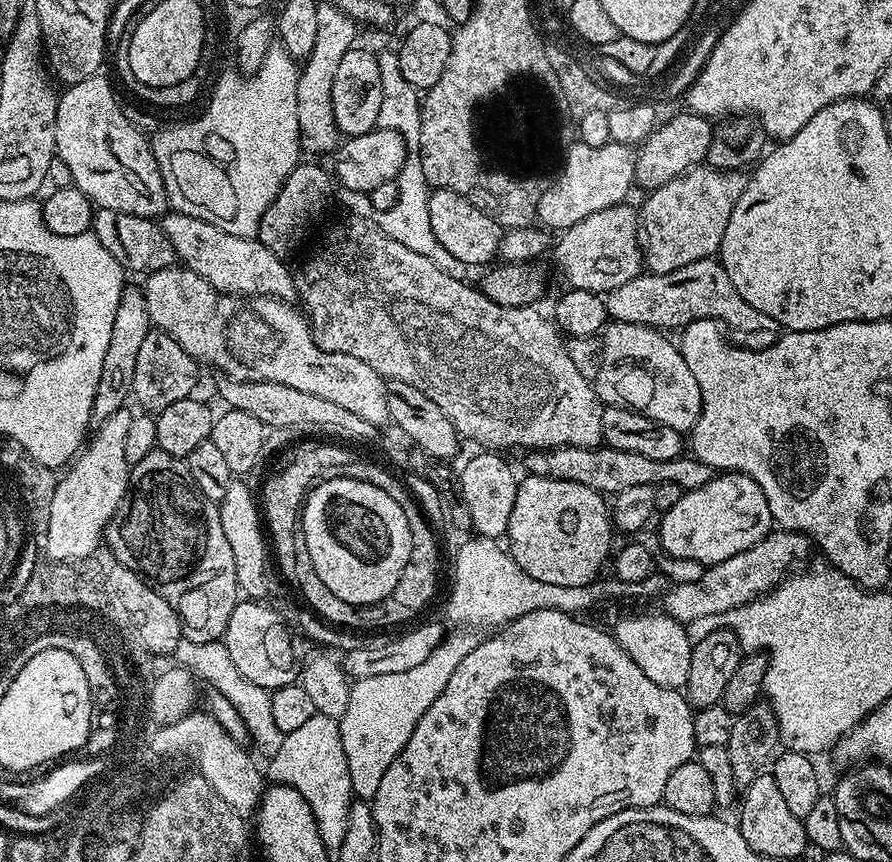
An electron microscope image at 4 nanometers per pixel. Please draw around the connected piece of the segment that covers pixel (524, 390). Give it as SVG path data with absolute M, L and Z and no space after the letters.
M352 216L349 220L334 225L313 246L312 253L301 262L300 269L295 269L294 279L296 281L296 295L299 303L304 303L305 309L303 308L303 311L306 313L312 337L316 339L318 347L327 352L350 354L354 358L366 362L366 366L370 366L379 376L383 376L385 381L401 380L418 390L422 390L422 394L426 394L426 398L430 398L430 402L434 402L434 406L438 406L442 410L442 414L446 414L446 418L450 418L457 433L465 441L477 440L480 446L488 450L504 450L500 448L524 448L523 450L595 448L603 441L602 414L605 405L601 404L600 399L594 394L590 382L586 382L586 378L582 378L582 374L578 374L578 366L574 366L574 358L570 358L565 337L559 331L554 330L553 321L549 317L548 321L539 312L539 307L515 308L492 302L490 298L483 295L479 287L471 288L471 283L458 278L450 278L450 274L446 274L446 270L434 266L434 262L430 262L430 258L426 258L422 254L414 254L414 250L402 246L402 242L394 242L394 238L390 238L390 234L382 231L375 219L367 220L364 216Z

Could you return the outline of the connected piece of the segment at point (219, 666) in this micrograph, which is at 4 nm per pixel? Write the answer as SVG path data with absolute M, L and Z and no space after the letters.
M180 639L174 653L175 663L181 668L187 668L193 673L197 681L207 684L207 687L218 690L222 698L226 698L233 704L234 710L242 716L242 722L246 724L246 730L251 743L256 743L258 751L264 758L272 757L273 754L282 746L285 733L274 726L274 714L270 714L270 692L269 689L258 686L250 682L250 678L242 678L238 674L238 666L230 658L230 650L226 650L223 642L190 642Z

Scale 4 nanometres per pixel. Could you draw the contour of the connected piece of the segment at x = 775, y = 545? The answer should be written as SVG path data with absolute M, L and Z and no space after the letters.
M773 530L754 546L750 546L750 550L734 554L734 558L726 558L726 562L707 565L698 582L672 584L664 596L662 610L667 616L685 626L698 618L721 617L732 608L749 604L752 600L759 600L765 592L771 592L793 569L800 566L795 564L800 564L807 558L808 547L810 547L808 537L800 532Z

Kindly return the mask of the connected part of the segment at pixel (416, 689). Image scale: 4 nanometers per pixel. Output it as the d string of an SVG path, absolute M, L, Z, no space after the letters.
M456 632L445 635L444 640L432 654L418 666L398 674L381 674L374 677L362 677L352 684L350 703L346 714L339 718L343 749L350 770L350 786L353 797L360 802L370 802L378 792L382 774L398 758L402 746L410 742L418 718L430 710L434 698L446 690L450 674L474 650L478 636L472 632Z

